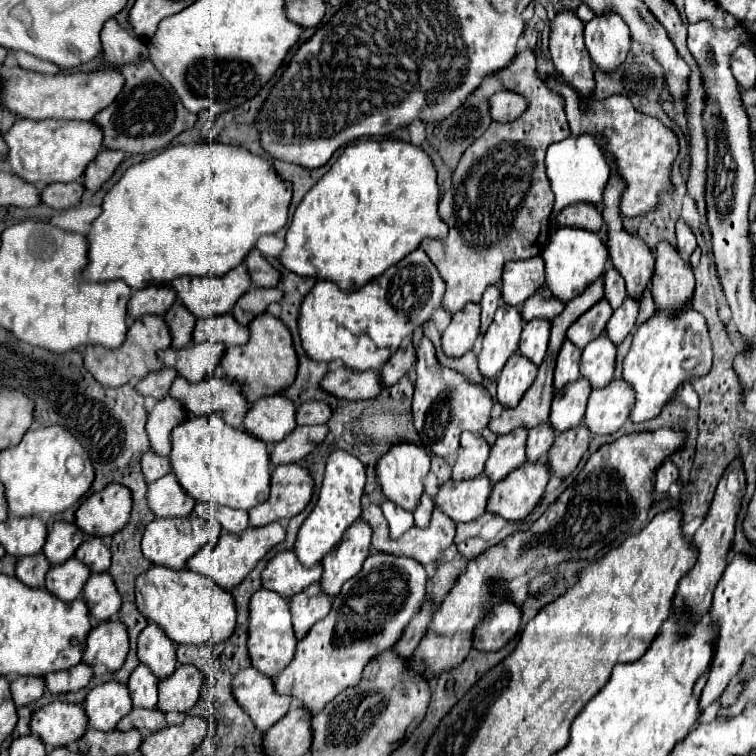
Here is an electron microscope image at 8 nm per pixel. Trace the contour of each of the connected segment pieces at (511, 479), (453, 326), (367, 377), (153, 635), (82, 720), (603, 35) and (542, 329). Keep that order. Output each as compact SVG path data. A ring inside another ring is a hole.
M526 461L522 467L518 467L508 477L504 477L502 483L494 485L492 495L488 499L488 511L498 513L498 515L502 515L508 521L524 519L534 509L534 505L540 501L548 479L550 479L548 463L544 463L544 461Z
M466 303L464 309L452 315L452 323L442 333L442 349L446 355L460 357L472 349L480 333L480 305Z
M338 367L336 371L328 371L322 379L322 389L334 393L342 399L374 399L380 395L380 371L352 371L348 367Z
M150 623L138 637L138 657L140 663L148 665L158 679L164 679L172 675L172 671L178 667L176 659L176 647L174 643L160 631L156 623Z
M54 701L40 707L34 711L30 721L32 733L38 735L46 745L54 747L76 743L80 735L84 735L86 727L88 715L84 713L84 707L68 701Z
M604 13L586 23L586 49L602 71L616 71L630 51L630 31L616 13Z
M532 319L524 325L522 339L520 339L520 351L528 359L532 359L536 365L540 365L546 355L548 335L550 335L550 321L546 319Z

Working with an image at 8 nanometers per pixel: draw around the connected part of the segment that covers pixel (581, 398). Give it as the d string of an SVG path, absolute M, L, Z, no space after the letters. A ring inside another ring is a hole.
M580 377L574 383L564 385L560 391L556 391L556 397L552 401L552 413L550 423L556 431L566 431L576 427L584 419L586 401L592 387L588 379Z

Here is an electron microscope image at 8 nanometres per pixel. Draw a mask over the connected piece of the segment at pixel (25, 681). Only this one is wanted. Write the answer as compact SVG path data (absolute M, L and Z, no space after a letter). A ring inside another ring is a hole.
M32 675L32 677L14 677L10 683L10 689L12 689L14 703L18 707L22 707L22 705L30 705L30 703L38 701L42 697L46 685L44 685L44 677Z

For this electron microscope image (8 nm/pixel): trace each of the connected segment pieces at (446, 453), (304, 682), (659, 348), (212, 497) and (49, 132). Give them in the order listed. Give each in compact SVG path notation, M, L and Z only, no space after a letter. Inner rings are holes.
M422 337L420 345L416 347L416 393L412 403L414 413L414 427L420 435L422 445L438 455L438 457L450 457L460 447L460 433L464 429L468 431L482 431L490 423L490 411L492 411L492 397L486 391L486 387L478 383L470 383L468 377L464 377L460 371L442 365L436 359L436 349L430 339Z
M382 551L370 553L370 557L364 561L360 575L346 581L340 593L334 597L332 611L322 621L318 621L304 639L300 639L294 661L288 663L288 667L274 679L276 691L288 693L294 699L302 701L302 705L308 707L314 715L320 713L324 705L330 703L340 691L360 683L364 667L370 663L372 657L384 653L386 649L392 649L400 641L406 625L420 611L426 599L426 583L428 583L426 569L422 563L416 563L416 559Z
M692 307L680 309L676 315L668 315L668 311L656 311L648 321L644 321L632 339L632 347L624 359L624 373L622 377L634 387L636 391L636 405L632 409L632 421L648 421L656 417L666 401L674 395L674 387L680 387L684 381L692 377L704 375L712 365L712 349L710 349L710 339L708 339L708 329L706 329L706 319Z
M222 413L190 417L172 431L172 471L178 483L196 501L226 505L232 509L252 509L270 493L270 449L254 435L228 427Z
M18 119L4 135L10 151L8 161L14 173L28 183L46 187L58 181L80 181L88 163L102 151L104 133L94 121L32 121Z

